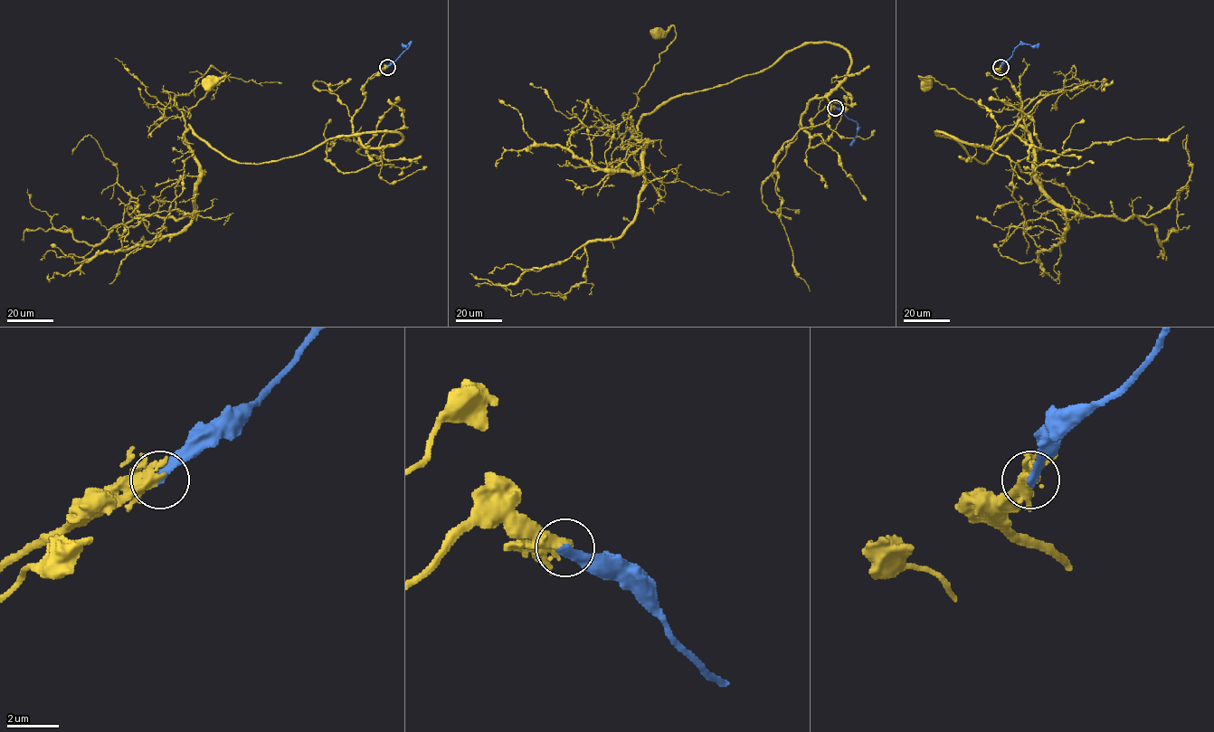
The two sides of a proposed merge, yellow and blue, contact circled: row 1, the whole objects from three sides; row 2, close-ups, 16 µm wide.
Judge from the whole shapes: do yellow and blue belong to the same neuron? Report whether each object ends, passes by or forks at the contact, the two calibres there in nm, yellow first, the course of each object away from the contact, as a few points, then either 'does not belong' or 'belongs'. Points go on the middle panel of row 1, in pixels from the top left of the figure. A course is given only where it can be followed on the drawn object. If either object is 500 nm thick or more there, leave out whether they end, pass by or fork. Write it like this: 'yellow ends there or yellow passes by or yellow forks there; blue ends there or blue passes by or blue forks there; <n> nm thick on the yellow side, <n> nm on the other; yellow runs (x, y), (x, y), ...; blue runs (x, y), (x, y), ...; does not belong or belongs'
yellow passes by; blue ends there; 280 nm thick on the yellow side, 300 nm on the other; yellow runs (835, 108), (801, 128), (850, 63), (842, 48), (803, 43), (628, 129), (676, 35), (655, 33); blue runs (835, 108), (858, 124), (857, 136), (849, 146); belongs

